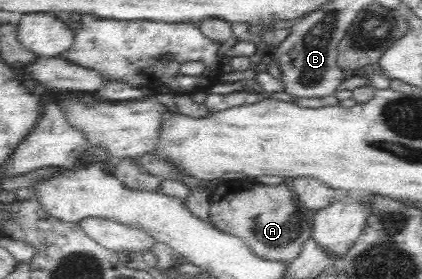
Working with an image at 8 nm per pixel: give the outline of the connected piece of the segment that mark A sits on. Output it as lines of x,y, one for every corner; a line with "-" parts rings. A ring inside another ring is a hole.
283,182
227,192
221,200
211,200
208,222
218,230
243,240
256,256
285,263
297,258
303,245
313,236
312,213
305,211
296,194

